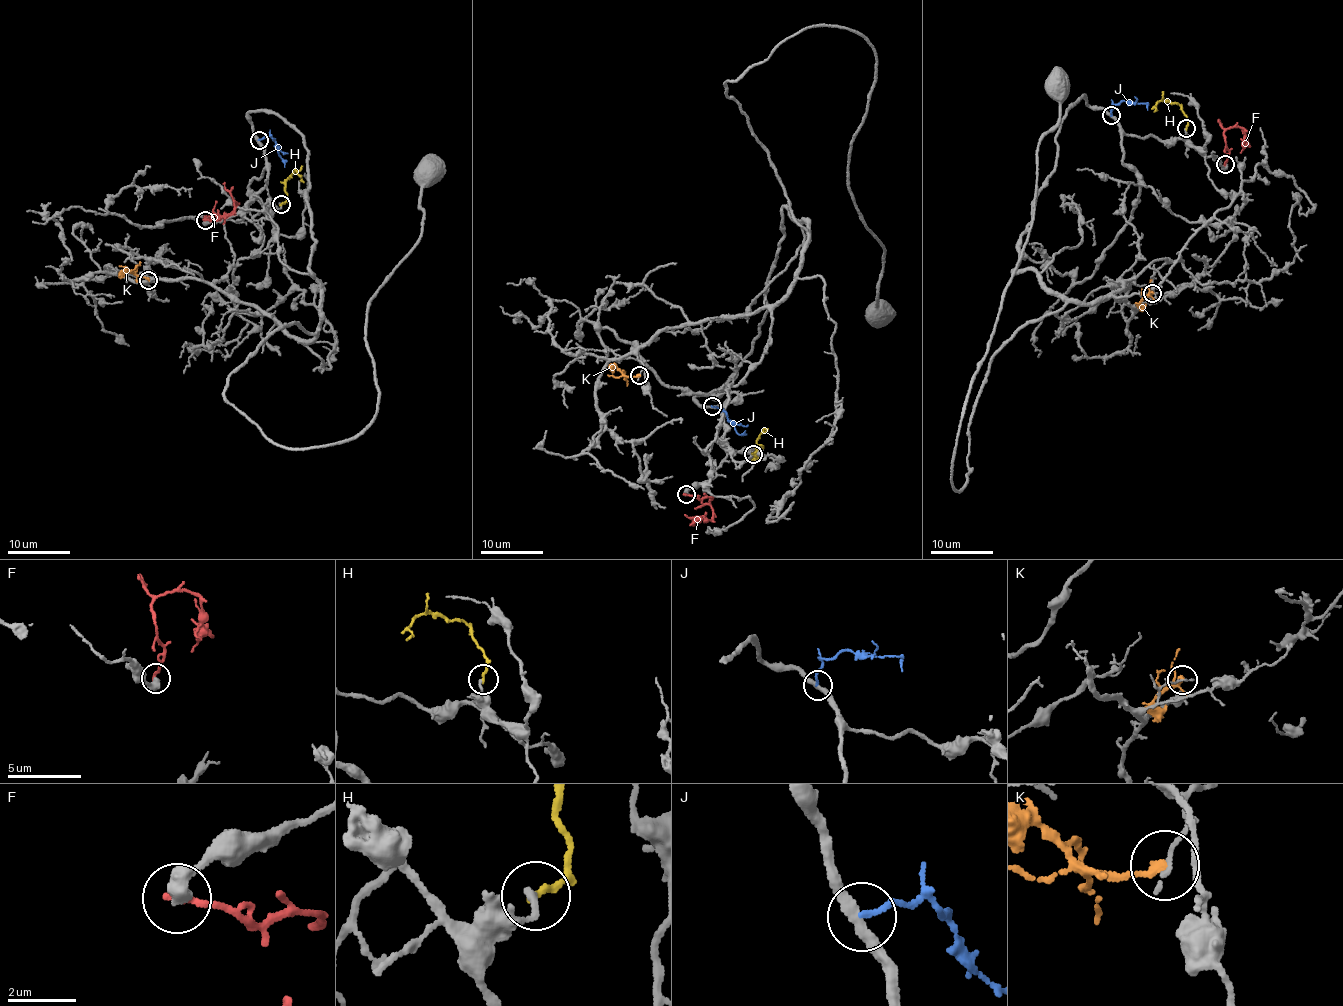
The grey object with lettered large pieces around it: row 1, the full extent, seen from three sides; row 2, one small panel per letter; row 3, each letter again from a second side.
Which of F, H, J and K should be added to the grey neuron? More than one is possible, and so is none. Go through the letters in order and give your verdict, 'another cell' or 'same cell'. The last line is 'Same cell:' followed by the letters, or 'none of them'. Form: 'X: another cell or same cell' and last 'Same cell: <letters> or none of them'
F: another cell
H: another cell
J: another cell
K: another cell
Same cell: none of them

